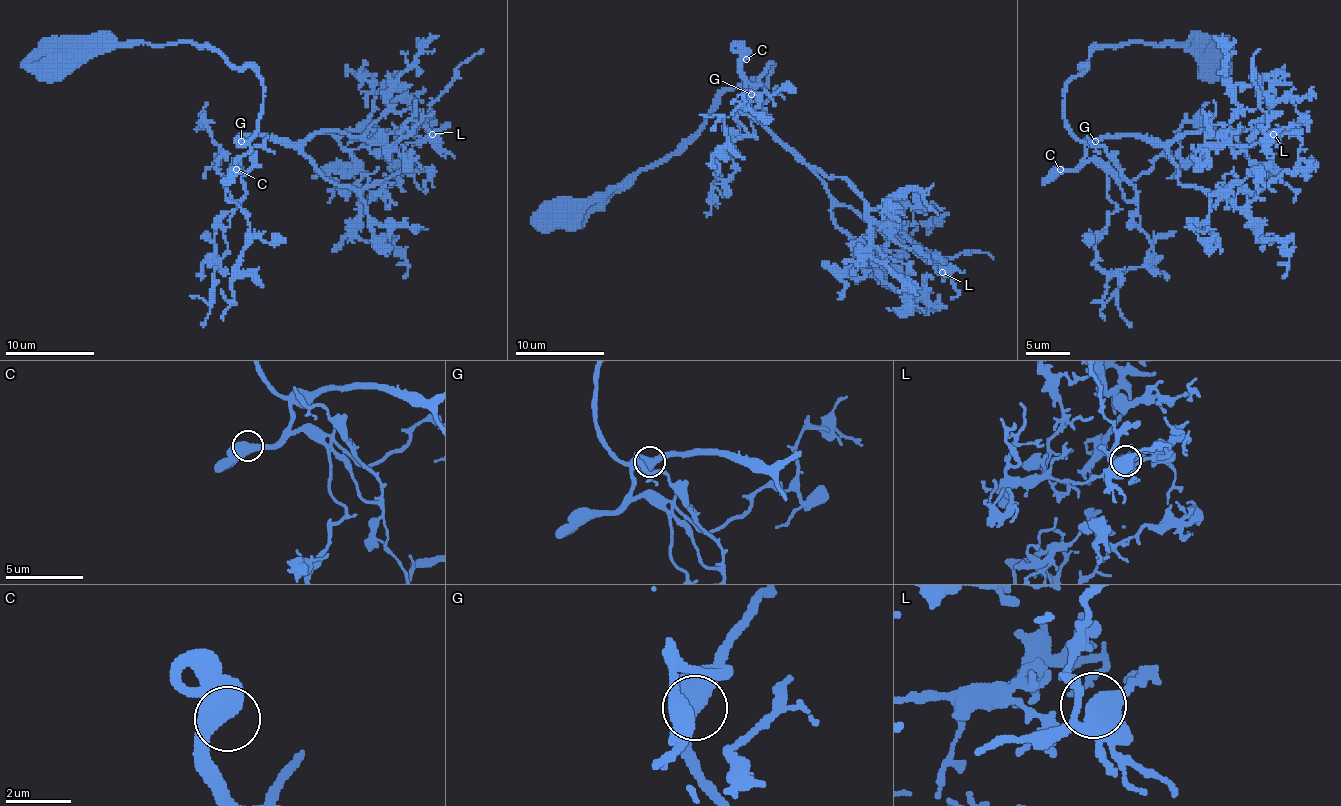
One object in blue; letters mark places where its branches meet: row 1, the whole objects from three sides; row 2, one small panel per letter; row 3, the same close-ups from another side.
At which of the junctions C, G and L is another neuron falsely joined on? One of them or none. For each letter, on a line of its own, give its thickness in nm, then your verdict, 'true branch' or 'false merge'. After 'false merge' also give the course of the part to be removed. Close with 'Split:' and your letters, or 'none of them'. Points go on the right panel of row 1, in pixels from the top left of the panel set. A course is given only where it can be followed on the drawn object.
C: 600 nm | true branch
G: 600 nm | true branch
L: 550 nm | true branch
Split: none of them

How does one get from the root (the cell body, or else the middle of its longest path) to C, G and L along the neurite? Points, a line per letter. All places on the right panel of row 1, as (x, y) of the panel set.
C: (1218, 62), (1169, 42), (1093, 49), (1065, 94), (1067, 127), (1085, 145), (1085, 158), (1073, 169), (1060, 169)
G: (1218, 62), (1169, 42), (1100, 45), (1065, 94), (1067, 127), (1080, 140), (1096, 140)
L: (1218, 62), (1169, 42), (1100, 45), (1067, 85), (1067, 127), (1080, 140), (1209, 131), (1245, 147), (1273, 134)

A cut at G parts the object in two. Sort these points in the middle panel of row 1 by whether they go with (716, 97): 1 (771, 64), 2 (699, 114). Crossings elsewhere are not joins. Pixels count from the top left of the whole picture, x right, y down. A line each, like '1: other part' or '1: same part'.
1: same part
2: other part

